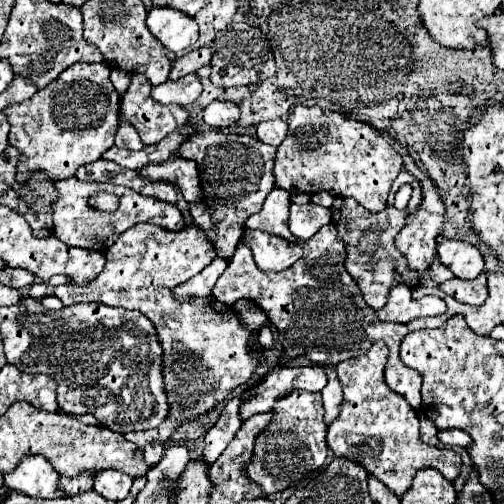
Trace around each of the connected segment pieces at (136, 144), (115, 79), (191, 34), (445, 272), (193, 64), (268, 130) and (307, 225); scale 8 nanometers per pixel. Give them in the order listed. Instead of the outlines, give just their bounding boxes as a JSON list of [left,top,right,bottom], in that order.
[[116,116,144,150],[110,68,130,100],[148,8,198,50],[428,260,454,284],[170,48,212,80],[256,118,288,146],[290,202,332,238]]

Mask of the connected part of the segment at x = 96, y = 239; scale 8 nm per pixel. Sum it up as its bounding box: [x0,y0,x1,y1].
[52,176,186,252]

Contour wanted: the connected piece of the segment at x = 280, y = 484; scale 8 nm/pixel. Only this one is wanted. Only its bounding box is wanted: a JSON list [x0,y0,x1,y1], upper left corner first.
[246,392,326,494]

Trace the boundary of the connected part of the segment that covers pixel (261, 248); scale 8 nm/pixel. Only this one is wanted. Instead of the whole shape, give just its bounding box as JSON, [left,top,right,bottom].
[244,230,302,272]

